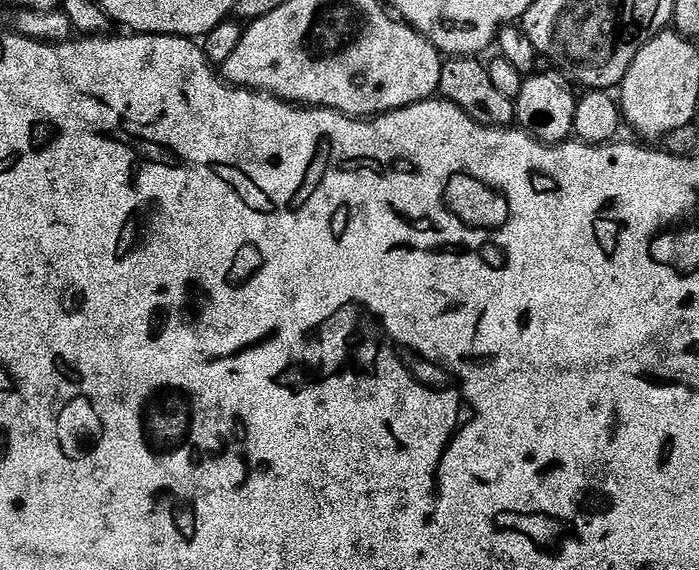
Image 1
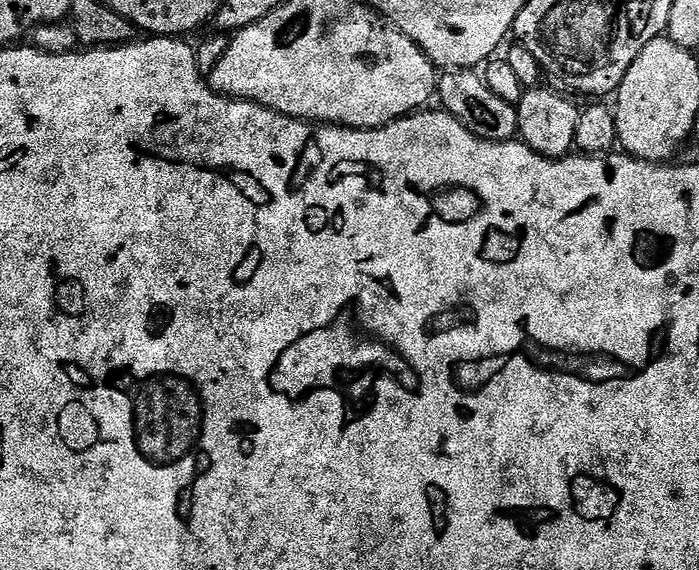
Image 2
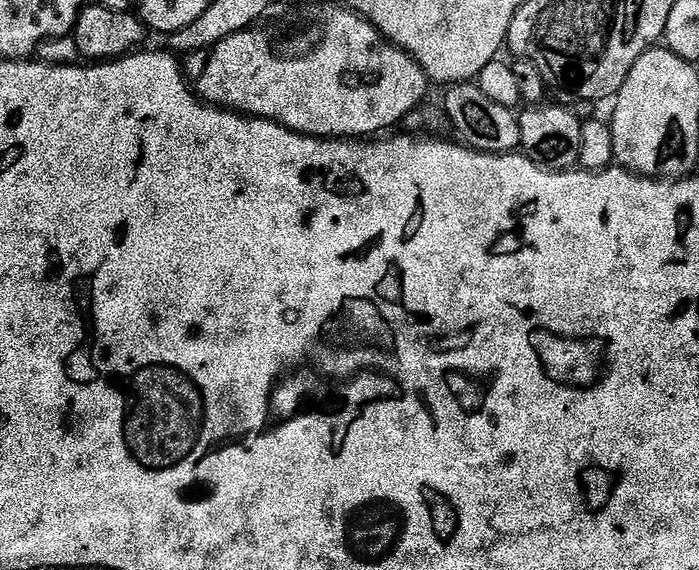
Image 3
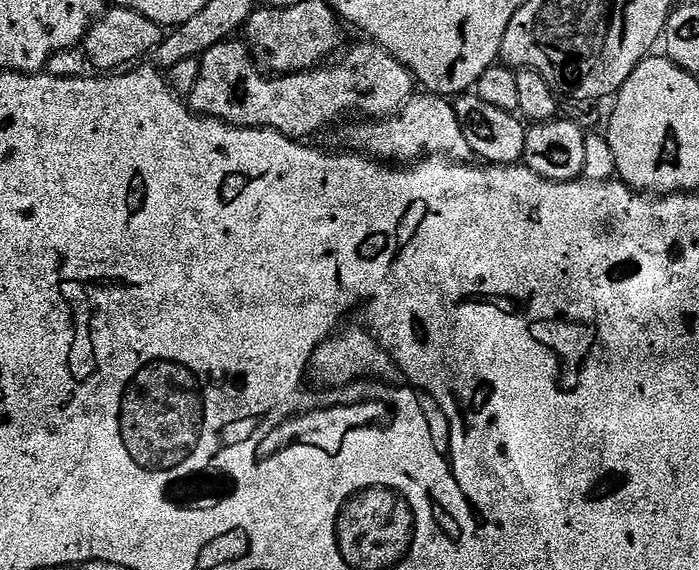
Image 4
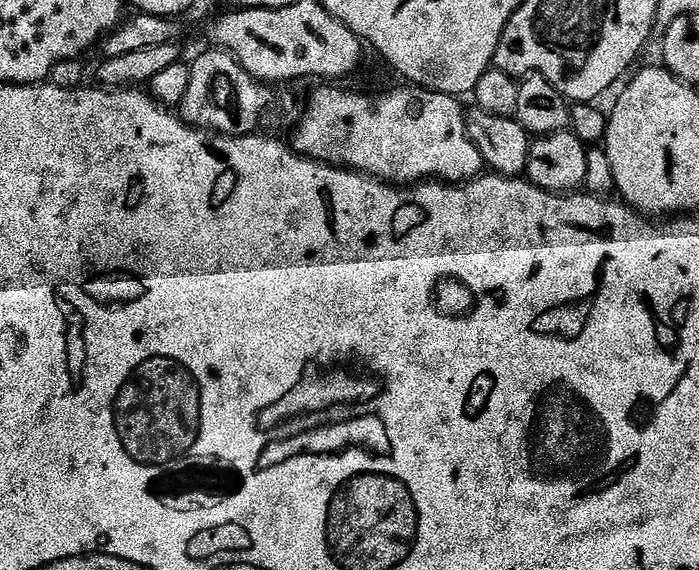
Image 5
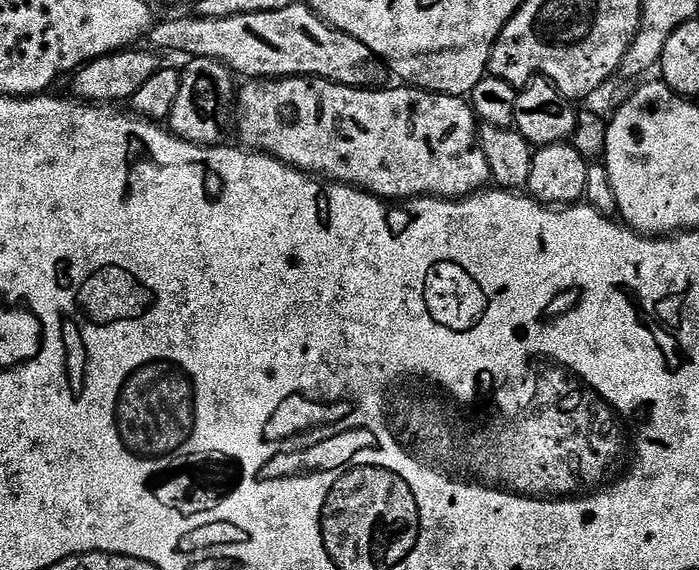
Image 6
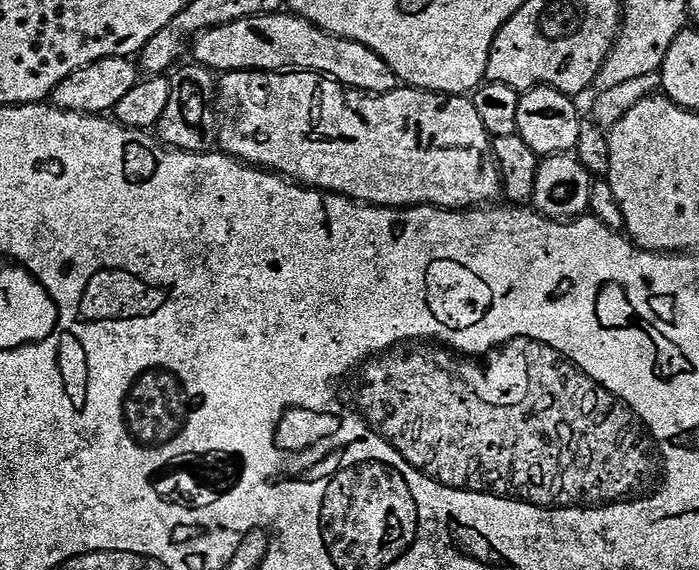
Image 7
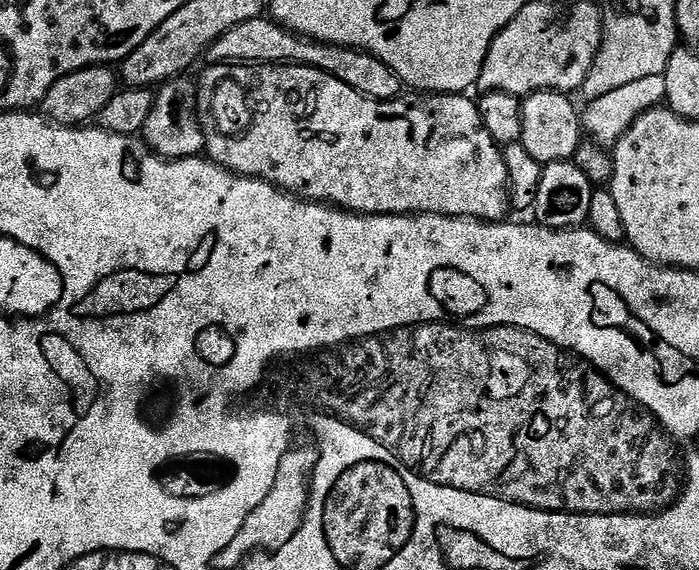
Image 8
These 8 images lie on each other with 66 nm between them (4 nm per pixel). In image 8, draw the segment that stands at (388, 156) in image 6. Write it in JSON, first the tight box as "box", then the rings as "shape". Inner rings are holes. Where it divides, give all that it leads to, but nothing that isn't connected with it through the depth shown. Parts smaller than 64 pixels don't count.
{"box":[196,64,510,222],"shape":[[[212,64],[204,77],[199,77],[196,94],[198,112],[203,117],[204,146],[207,159],[213,164],[221,164],[238,176],[251,176],[265,180],[275,188],[310,200],[326,204],[346,212],[355,212],[365,216],[414,216],[434,214],[435,216],[470,216],[477,220],[500,222],[510,212],[508,195],[508,171],[501,145],[490,138],[490,130],[482,122],[479,103],[471,100],[468,94],[407,94],[394,100],[369,100],[358,90],[346,86],[338,78],[326,74],[317,68],[307,68],[305,64],[262,64],[245,66],[242,64]]]}

